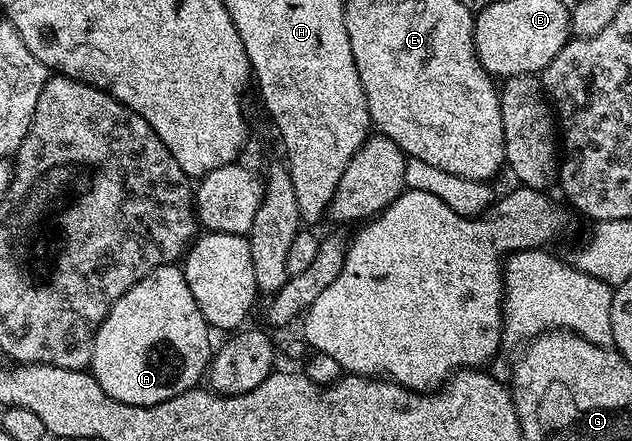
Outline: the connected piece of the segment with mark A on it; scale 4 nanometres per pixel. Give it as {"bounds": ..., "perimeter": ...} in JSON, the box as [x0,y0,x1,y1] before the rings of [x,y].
{"bounds":[89,264,211,406],"perimeter":[[[164,264],[135,282],[135,286],[131,286],[131,290],[124,292],[111,306],[93,339],[89,368],[99,386],[103,386],[111,398],[131,406],[155,406],[202,383],[211,359],[209,335],[211,329],[187,286],[184,271],[177,264]]]}

